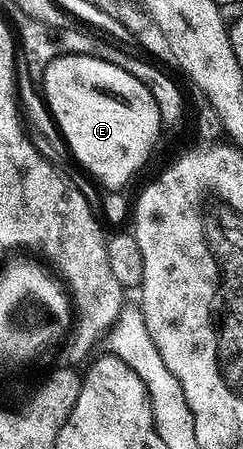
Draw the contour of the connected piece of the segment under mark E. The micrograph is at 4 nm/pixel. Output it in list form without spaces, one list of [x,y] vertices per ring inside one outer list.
[[[64,54],[61,58],[51,60],[46,68],[45,102],[73,153],[73,158],[93,178],[98,178],[109,192],[117,192],[133,178],[136,170],[145,166],[157,137],[163,131],[163,123],[159,116],[159,108],[155,104],[155,96],[147,92],[147,88],[131,72],[123,72],[123,68],[115,68],[115,64],[107,64],[107,60],[92,58],[86,54]]]

